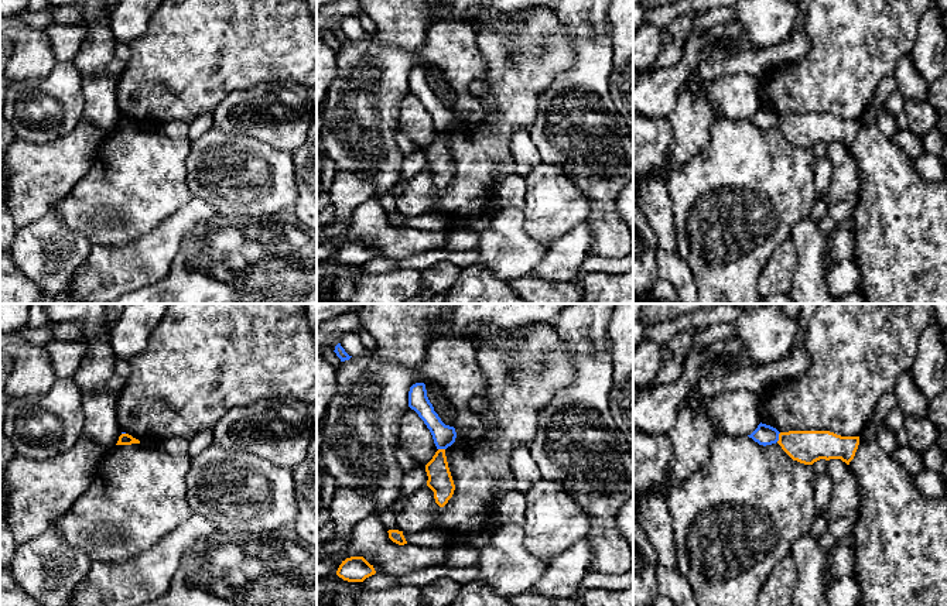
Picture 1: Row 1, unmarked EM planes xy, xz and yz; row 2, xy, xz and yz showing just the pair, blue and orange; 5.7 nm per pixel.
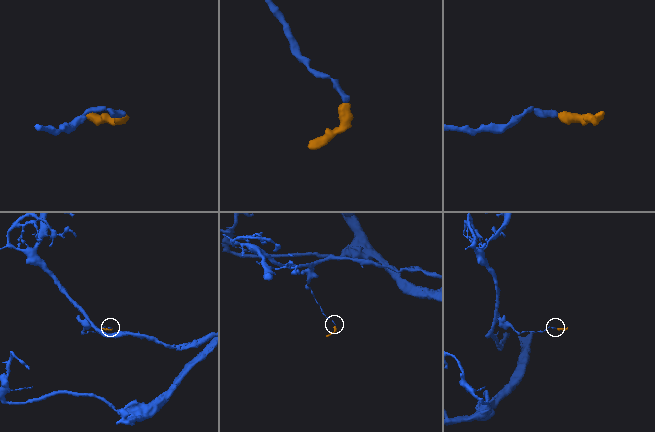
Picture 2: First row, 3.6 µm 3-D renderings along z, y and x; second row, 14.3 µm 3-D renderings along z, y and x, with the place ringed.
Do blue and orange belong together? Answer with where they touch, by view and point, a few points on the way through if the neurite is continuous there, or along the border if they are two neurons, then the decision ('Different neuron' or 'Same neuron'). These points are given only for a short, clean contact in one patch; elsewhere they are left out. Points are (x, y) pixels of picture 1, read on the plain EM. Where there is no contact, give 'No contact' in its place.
Touches blue at yz (778, 120). Path across: yz (763, 117), (778, 120), (806, 130). Same neuron

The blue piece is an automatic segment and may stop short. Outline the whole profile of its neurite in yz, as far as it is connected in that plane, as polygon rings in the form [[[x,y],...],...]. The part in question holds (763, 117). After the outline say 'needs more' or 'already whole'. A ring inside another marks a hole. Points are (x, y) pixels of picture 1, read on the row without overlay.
[[[762,106],[748,120],[763,130],[777,126],[793,144],[804,148],[820,143],[841,143],[849,148],[859,129],[859,120],[841,120],[830,114],[779,116]]]; needs more

